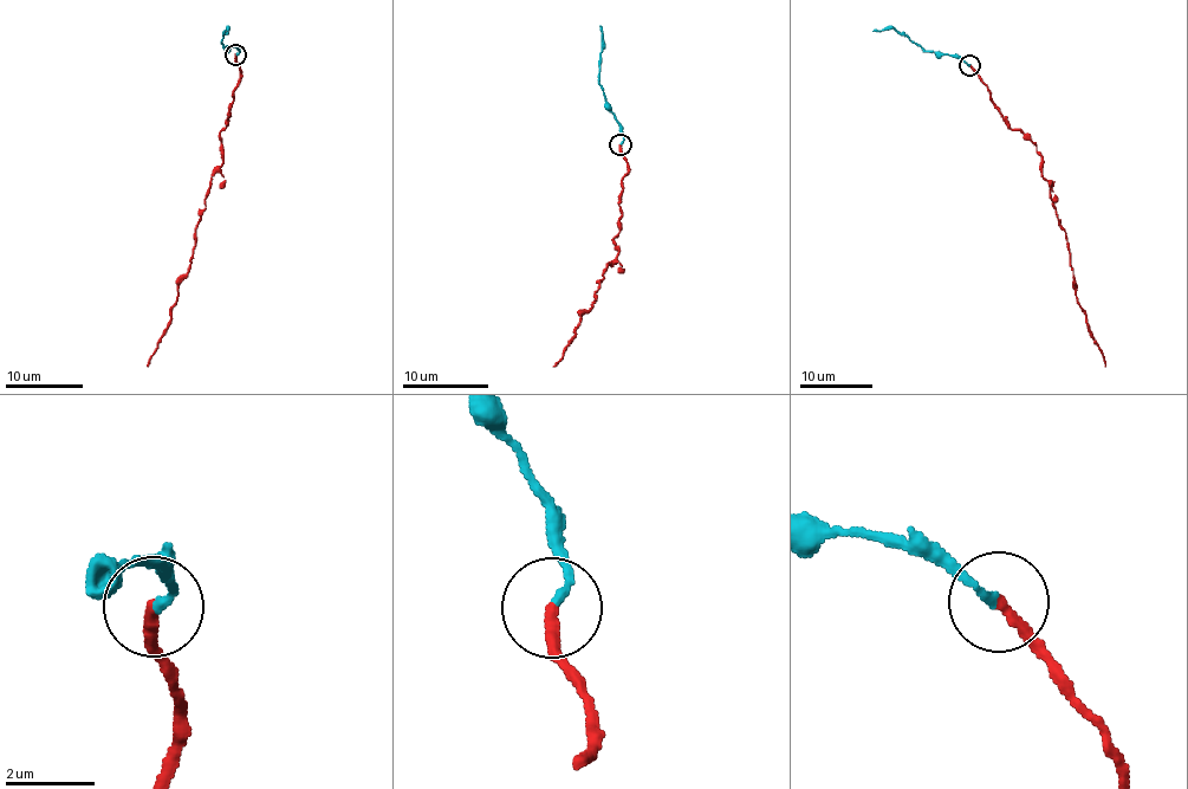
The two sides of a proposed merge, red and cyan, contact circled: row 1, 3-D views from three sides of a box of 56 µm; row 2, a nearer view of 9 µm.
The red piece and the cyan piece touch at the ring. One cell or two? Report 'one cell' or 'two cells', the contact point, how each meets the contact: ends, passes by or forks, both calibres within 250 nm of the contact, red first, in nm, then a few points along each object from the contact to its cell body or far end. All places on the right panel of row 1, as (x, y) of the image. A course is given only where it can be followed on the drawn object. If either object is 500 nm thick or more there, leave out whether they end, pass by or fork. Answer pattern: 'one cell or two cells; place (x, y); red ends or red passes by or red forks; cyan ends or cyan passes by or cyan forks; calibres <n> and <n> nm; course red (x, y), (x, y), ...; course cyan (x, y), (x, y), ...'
one cell; place (969, 65); red ends; cyan ends; calibres 280 and 190 nm; course red (969, 65), (1000, 117), (1042, 156), (1042, 176), (1065, 232), (1076, 298), (1104, 366); course cyan (969, 65), (920, 47), (893, 27), (872, 31)

